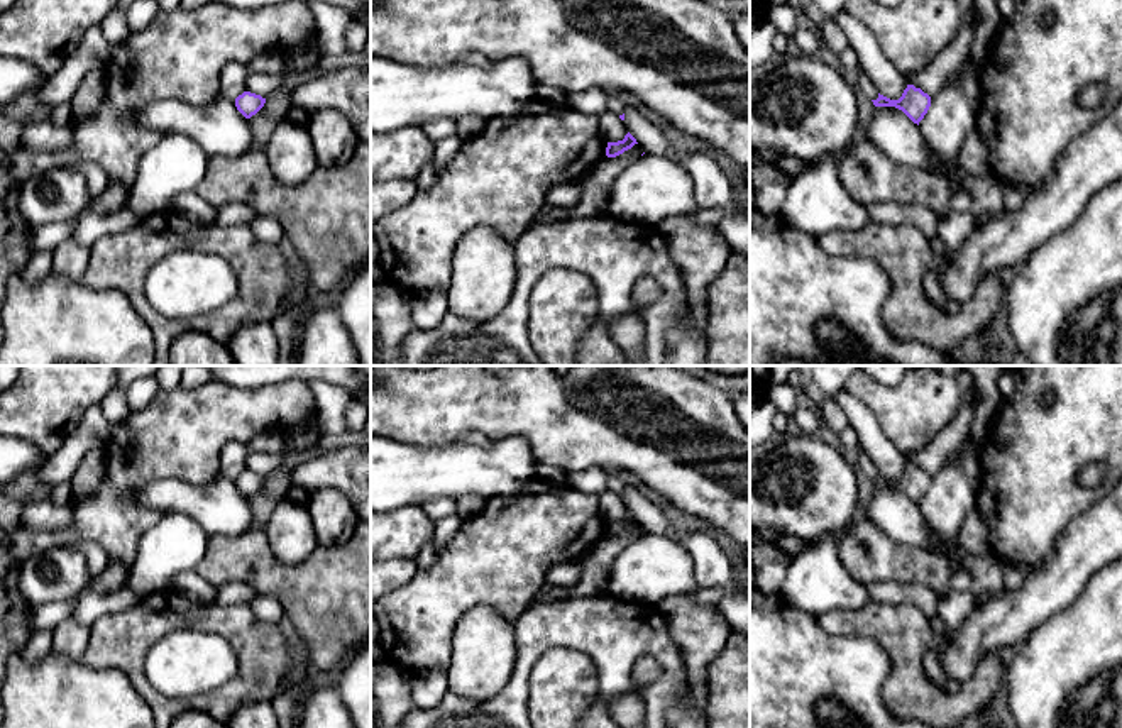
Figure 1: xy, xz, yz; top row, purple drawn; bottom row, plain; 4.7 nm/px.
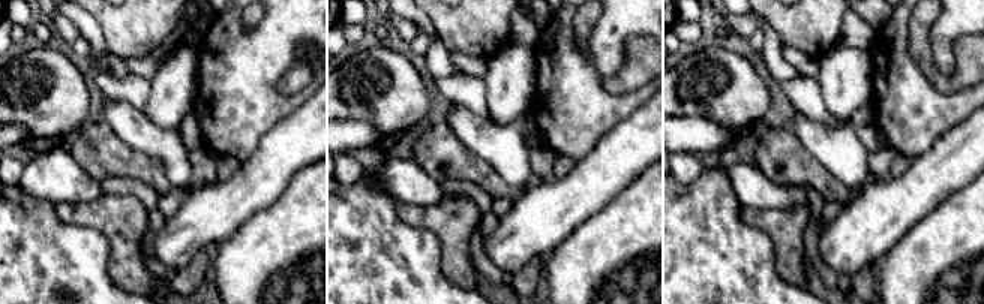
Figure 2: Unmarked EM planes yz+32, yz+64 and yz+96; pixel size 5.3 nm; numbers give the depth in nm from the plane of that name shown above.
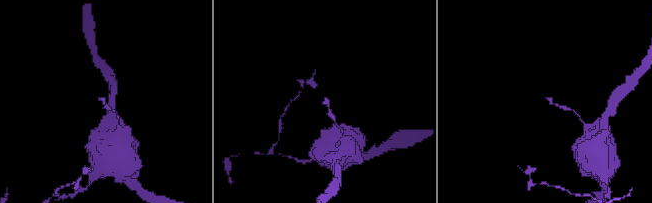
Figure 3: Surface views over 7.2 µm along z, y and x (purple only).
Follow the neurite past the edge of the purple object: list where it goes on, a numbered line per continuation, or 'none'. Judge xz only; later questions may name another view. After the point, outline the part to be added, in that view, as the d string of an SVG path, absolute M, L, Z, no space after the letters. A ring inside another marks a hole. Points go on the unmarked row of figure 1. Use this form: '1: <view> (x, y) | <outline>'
1: xz (615, 485) | M608 476L608 489L623 494L624 491L624 483L614 476Z

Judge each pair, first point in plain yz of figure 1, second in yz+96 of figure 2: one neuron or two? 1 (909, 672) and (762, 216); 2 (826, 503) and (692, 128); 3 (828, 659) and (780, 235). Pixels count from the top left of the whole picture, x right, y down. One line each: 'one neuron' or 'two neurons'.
1: one neuron
2: two neurons
3: two neurons

